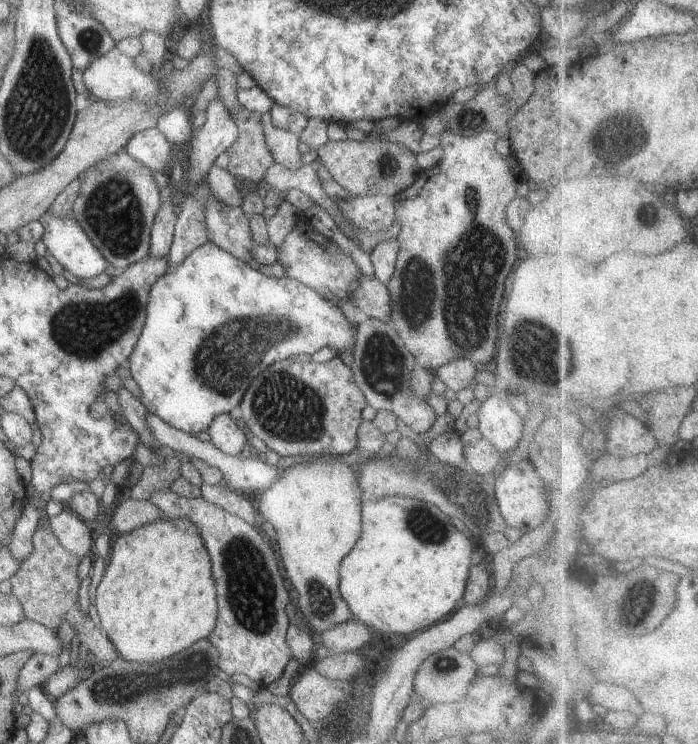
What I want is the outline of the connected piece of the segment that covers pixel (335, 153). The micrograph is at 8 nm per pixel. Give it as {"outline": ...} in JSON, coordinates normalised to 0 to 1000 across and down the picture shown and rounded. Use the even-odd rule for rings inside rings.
{"outline":[[[471,188],[454,202],[457,218],[476,234],[479,242],[494,253],[501,262],[526,265],[530,262],[553,262],[564,266],[582,255],[605,230],[605,223],[585,199],[554,188],[494,190]]]}

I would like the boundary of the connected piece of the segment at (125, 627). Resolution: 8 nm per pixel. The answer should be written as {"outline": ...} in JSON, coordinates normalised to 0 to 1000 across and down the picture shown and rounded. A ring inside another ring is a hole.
{"outline":[[[232,694],[222,703],[203,706],[183,718],[162,720],[158,745],[160,750],[152,758],[135,809],[143,831],[143,845],[163,864],[172,883],[191,891],[232,891],[284,860],[301,855],[314,824],[311,790],[302,750],[278,703]]]}

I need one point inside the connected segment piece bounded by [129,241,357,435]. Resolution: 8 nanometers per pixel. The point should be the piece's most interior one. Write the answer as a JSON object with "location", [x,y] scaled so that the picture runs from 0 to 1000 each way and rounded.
{"location":[275,487]}

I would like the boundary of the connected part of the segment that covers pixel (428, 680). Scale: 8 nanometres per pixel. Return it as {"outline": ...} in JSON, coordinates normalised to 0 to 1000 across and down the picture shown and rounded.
{"outline":[[[648,868],[610,883],[599,897],[592,922],[616,948],[652,944],[668,933],[682,907],[682,891],[672,878]]]}

